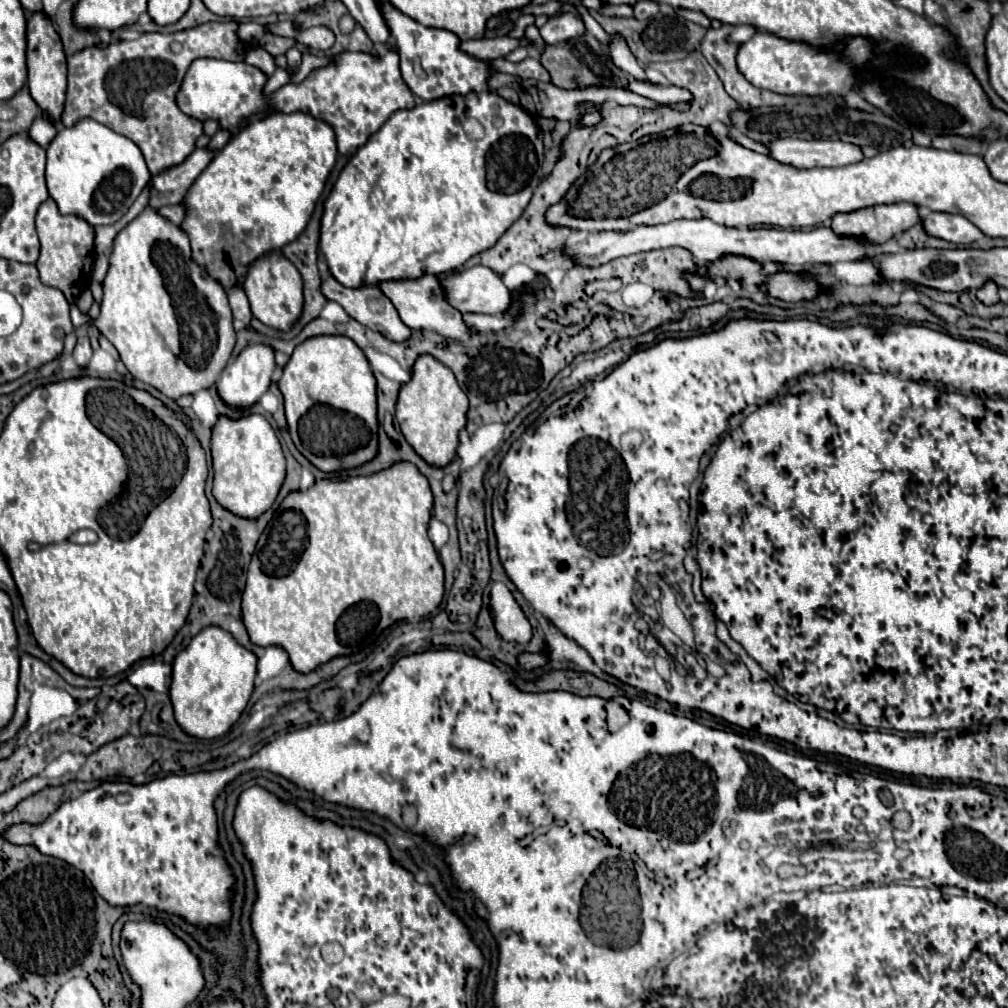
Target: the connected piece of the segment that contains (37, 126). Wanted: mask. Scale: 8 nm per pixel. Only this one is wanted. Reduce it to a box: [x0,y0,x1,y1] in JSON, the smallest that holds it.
[30,115,58,147]

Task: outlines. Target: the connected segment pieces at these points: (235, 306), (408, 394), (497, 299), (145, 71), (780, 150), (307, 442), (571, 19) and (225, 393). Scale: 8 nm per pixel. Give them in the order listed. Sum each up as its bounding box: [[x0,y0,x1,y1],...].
[[228,287,252,327],[396,355,468,467],[440,265,510,313],[62,21,246,175],[768,139,864,169],[278,335,376,471],[540,13,586,45],[216,343,276,407]]

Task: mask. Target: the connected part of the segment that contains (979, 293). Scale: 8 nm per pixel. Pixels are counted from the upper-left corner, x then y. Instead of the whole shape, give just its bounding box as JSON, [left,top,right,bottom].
[976,283,1000,305]

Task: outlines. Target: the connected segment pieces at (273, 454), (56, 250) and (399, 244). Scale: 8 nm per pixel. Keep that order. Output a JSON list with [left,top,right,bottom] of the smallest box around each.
[[210,415,286,519],[36,199,94,303],[320,91,544,287]]

